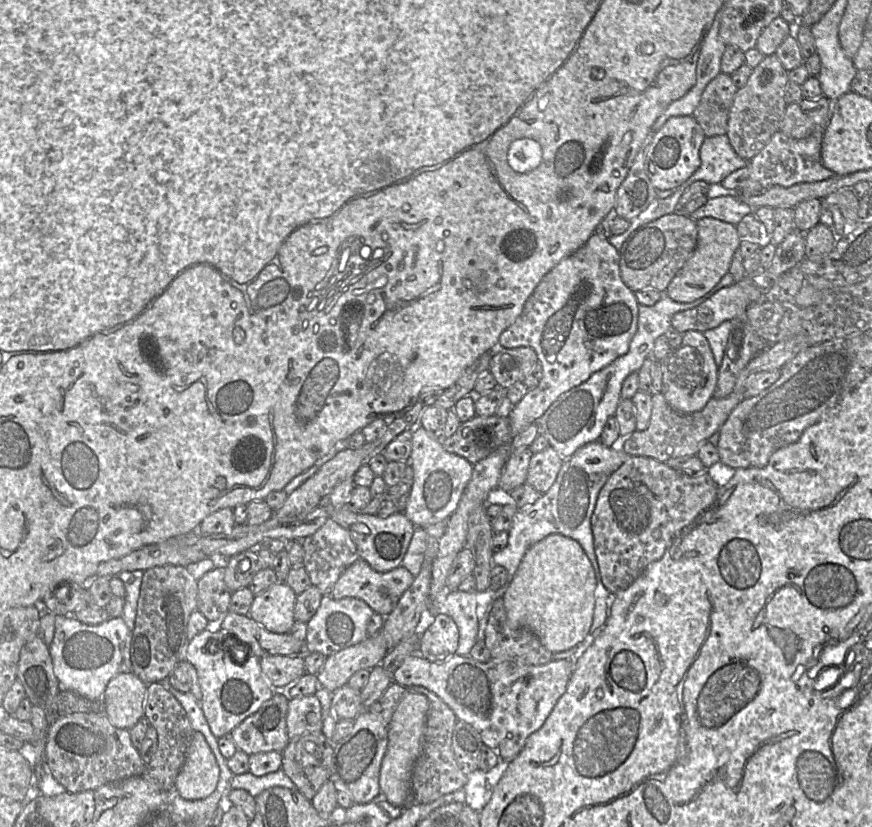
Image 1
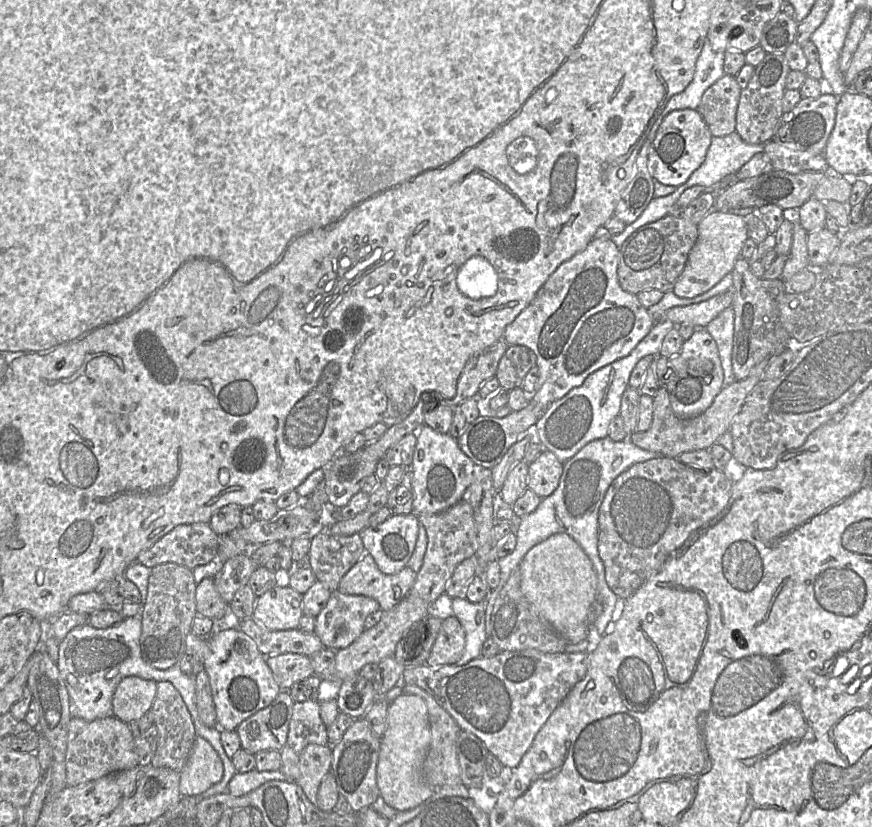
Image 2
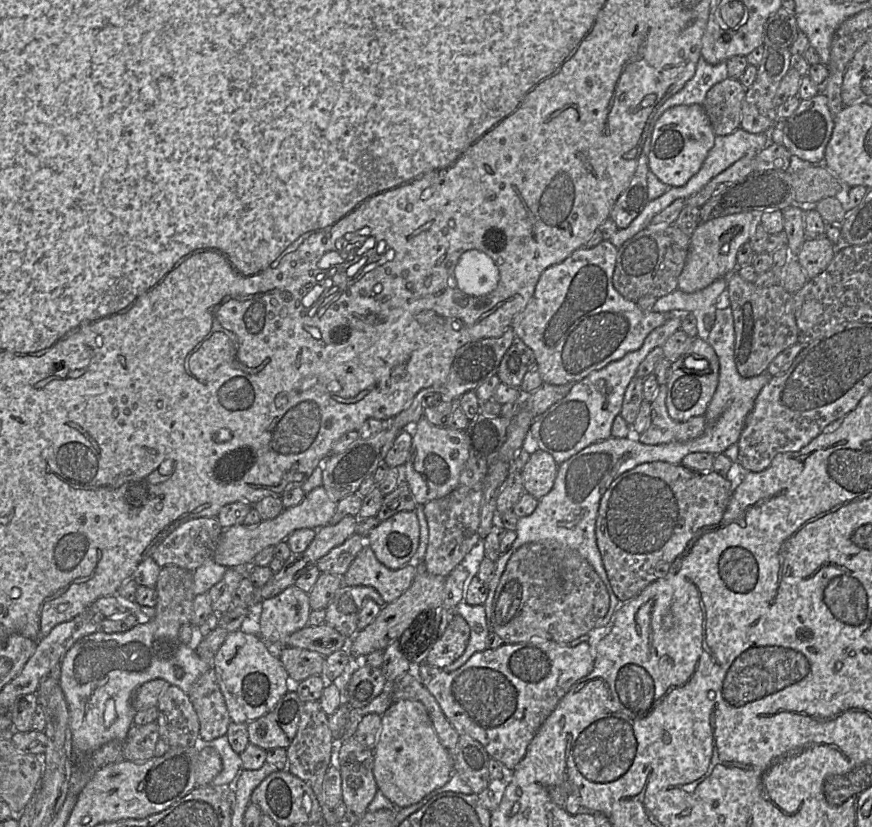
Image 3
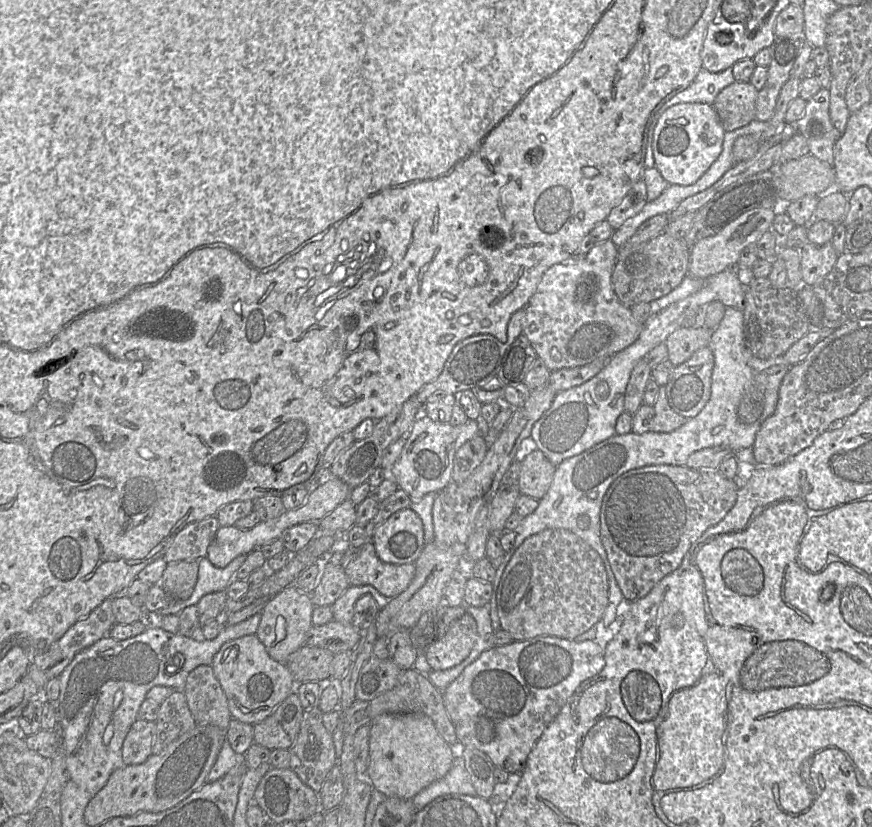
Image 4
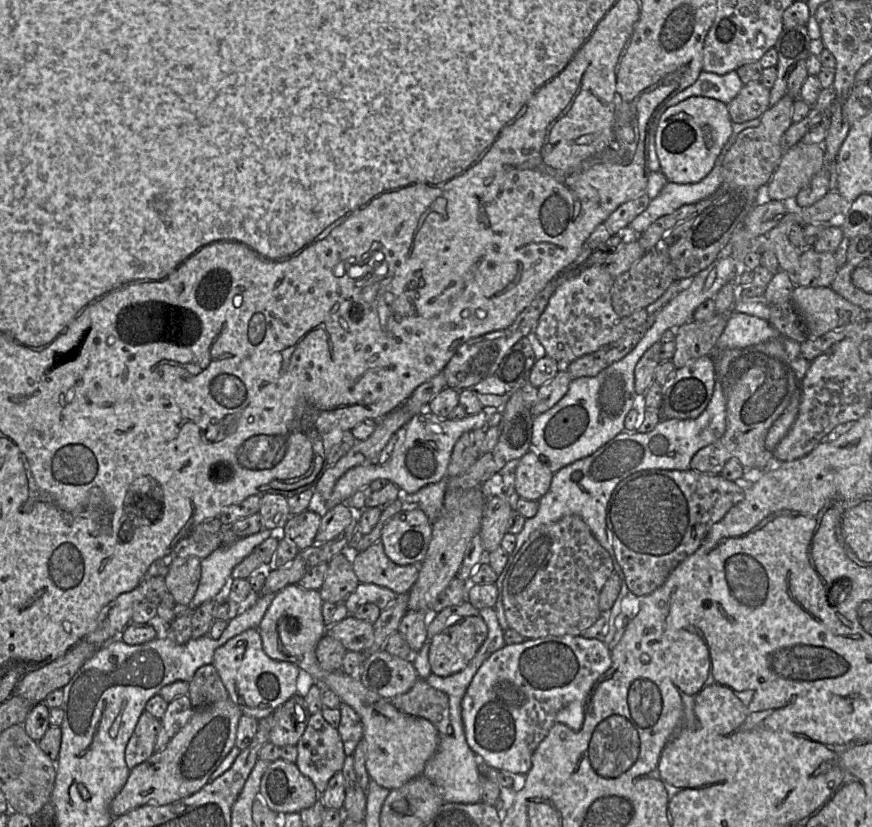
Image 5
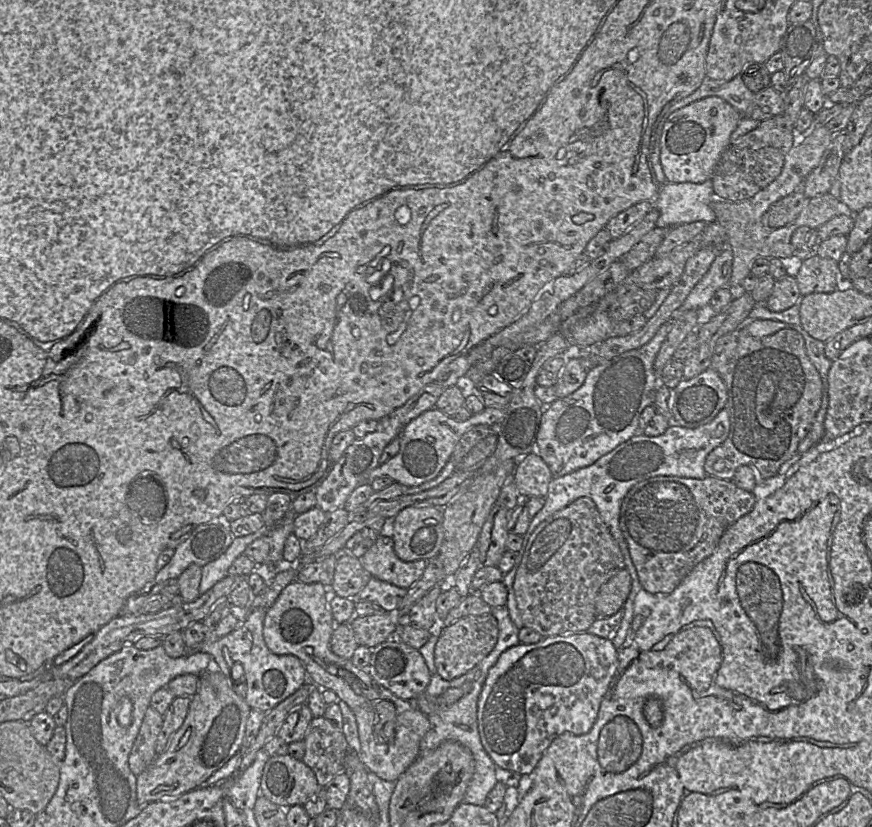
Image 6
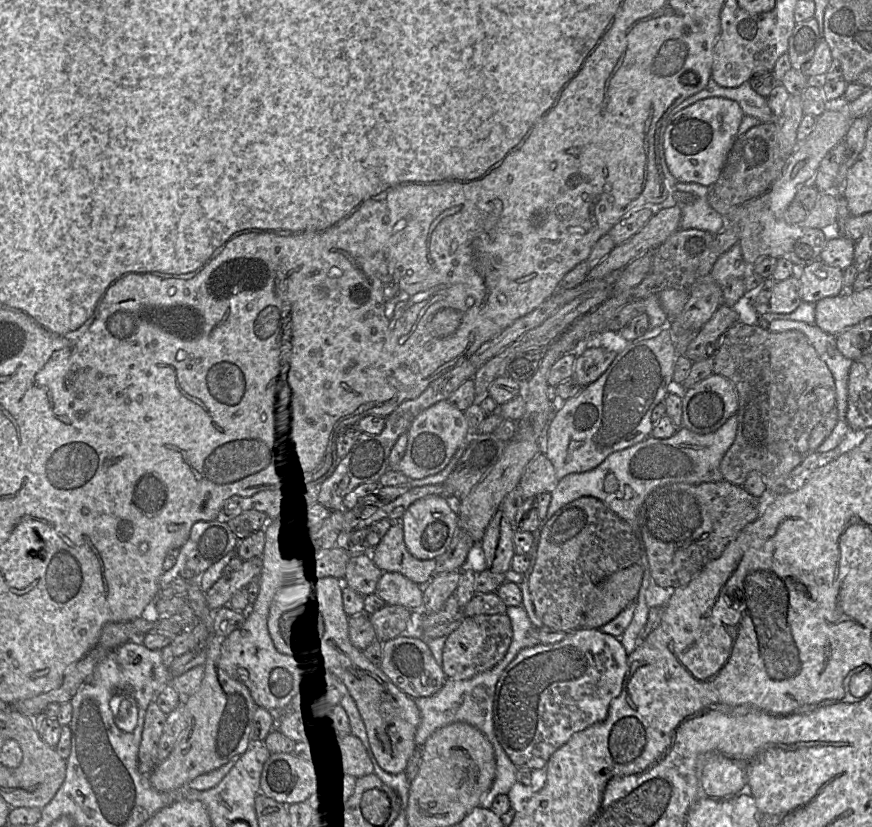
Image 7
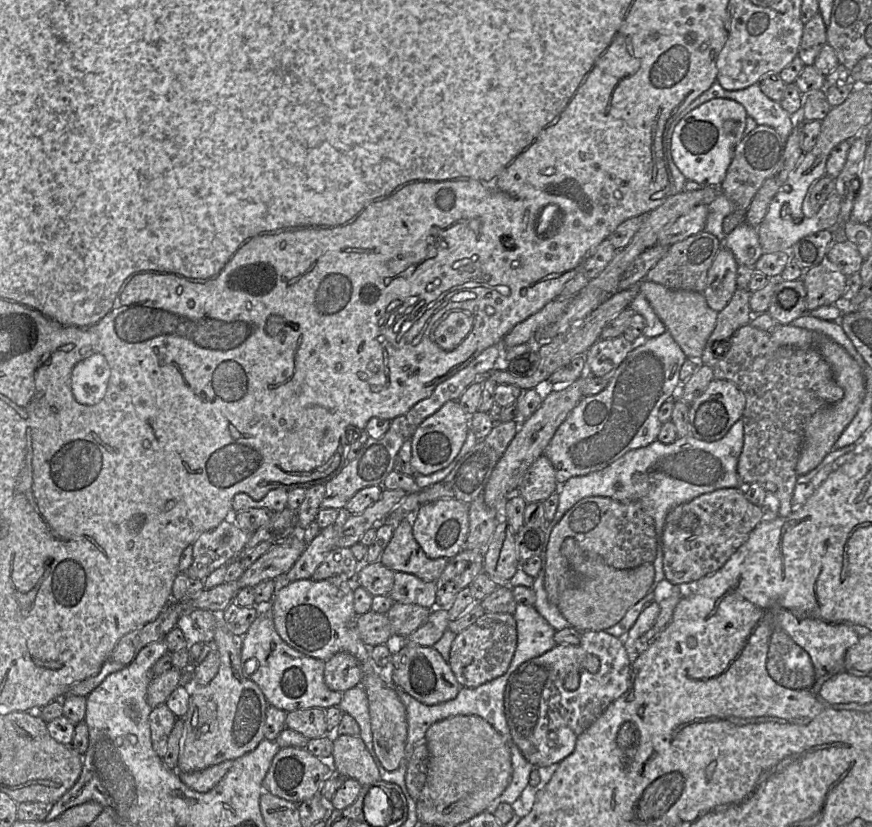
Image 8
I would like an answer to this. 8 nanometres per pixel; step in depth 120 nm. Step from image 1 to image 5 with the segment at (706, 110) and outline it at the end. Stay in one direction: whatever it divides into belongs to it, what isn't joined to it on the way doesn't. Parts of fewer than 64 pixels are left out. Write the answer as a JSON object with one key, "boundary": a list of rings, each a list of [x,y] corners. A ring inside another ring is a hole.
{"boundary":[[[761,82],[745,84],[727,105],[733,123],[744,123],[760,118],[770,108],[770,89]]]}

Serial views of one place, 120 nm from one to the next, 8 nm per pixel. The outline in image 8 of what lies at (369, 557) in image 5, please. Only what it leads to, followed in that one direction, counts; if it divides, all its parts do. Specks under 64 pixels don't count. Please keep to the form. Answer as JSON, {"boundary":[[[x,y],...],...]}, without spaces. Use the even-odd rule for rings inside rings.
{"boundary":[[[407,518],[394,524],[392,537],[381,553],[379,561],[394,572],[405,572],[424,581],[435,582],[449,559],[429,558],[415,540],[412,520]]]}

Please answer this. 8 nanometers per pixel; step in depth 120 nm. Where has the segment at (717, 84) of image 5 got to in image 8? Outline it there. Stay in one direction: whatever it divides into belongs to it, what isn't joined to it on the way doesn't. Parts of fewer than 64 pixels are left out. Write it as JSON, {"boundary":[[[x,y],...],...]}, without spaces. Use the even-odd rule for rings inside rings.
{"boundary":[[[715,83],[699,95],[689,106],[688,110],[694,109],[700,103],[713,98],[732,99],[744,106],[747,116],[752,117],[758,125],[773,127],[783,141],[786,141],[795,126],[801,126],[803,120],[790,115],[780,103],[768,98],[758,84],[753,84],[741,90],[721,90]]]}

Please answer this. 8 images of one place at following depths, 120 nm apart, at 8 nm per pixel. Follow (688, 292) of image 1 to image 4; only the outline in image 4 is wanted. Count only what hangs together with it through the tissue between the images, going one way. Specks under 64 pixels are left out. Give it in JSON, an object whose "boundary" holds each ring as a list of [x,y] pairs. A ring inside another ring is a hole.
{"boundary":[[[757,208],[745,212],[729,223],[715,236],[698,241],[690,250],[688,275],[696,279],[706,280],[728,268],[736,268],[741,252],[749,245],[756,244],[758,239],[768,230],[775,217],[772,208]]]}

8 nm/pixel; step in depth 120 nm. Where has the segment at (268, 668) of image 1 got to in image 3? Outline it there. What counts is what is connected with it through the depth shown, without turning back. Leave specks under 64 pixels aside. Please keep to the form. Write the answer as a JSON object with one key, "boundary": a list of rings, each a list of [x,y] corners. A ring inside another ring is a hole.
{"boundary":[[[281,647],[275,654],[282,662],[288,677],[295,682],[321,675],[327,657],[318,652],[296,647]]]}

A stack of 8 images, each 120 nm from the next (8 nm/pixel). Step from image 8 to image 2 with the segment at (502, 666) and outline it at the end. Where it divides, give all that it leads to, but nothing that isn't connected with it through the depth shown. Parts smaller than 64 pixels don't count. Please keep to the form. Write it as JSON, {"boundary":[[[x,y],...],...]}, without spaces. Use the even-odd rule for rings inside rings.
{"boundary":[[[455,616],[442,620],[441,627],[426,661],[429,666],[456,664],[466,643],[465,630]]]}

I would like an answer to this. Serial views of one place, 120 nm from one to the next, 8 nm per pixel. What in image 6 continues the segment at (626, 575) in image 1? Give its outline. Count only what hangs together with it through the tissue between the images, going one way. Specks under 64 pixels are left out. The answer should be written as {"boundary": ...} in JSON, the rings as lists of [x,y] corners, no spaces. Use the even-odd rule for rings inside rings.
{"boundary":[[[656,476],[634,485],[621,502],[619,529],[642,589],[652,594],[669,594],[675,590],[697,564],[714,552],[725,531],[748,514],[755,503],[752,492],[738,488],[732,481],[712,476],[703,479]]]}

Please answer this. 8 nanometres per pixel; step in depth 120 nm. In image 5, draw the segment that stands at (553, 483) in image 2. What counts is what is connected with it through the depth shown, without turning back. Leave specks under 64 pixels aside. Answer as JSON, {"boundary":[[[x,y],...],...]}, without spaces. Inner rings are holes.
{"boundary":[[[530,451],[519,459],[514,474],[518,496],[529,501],[539,501],[549,490],[554,473],[539,454]]]}

